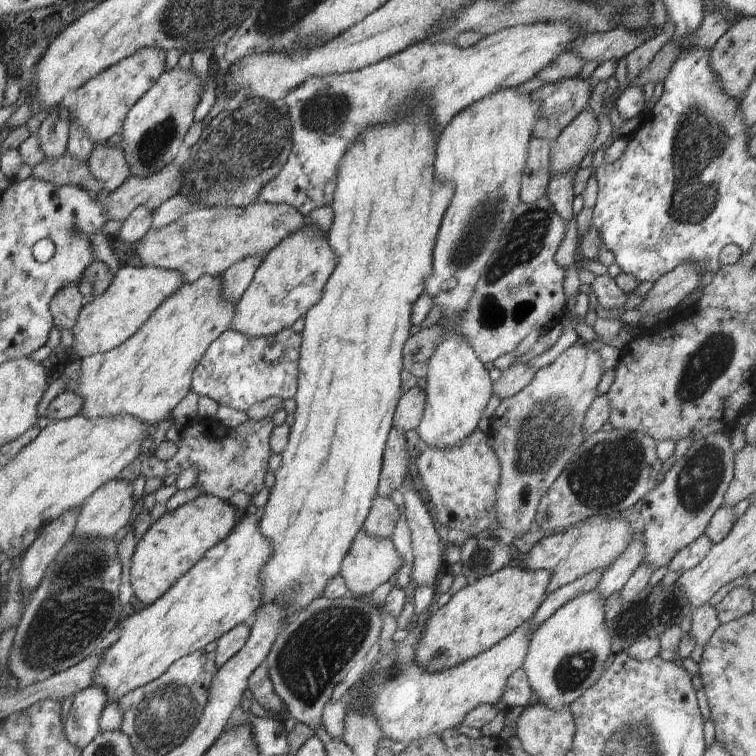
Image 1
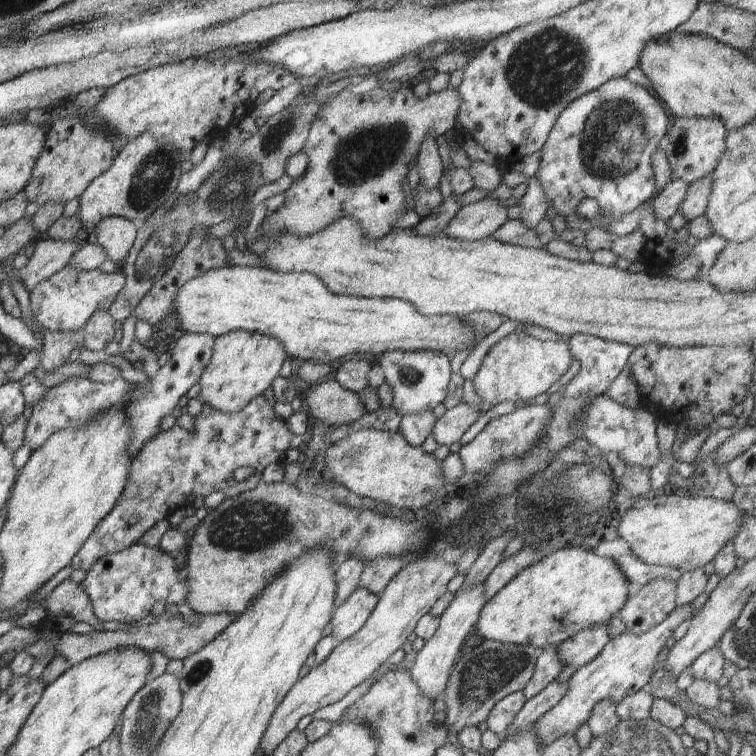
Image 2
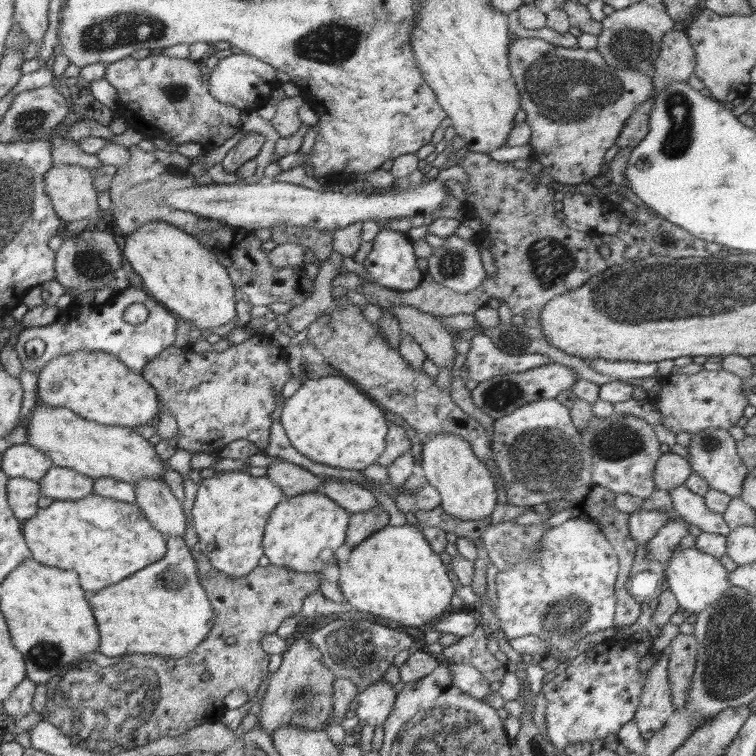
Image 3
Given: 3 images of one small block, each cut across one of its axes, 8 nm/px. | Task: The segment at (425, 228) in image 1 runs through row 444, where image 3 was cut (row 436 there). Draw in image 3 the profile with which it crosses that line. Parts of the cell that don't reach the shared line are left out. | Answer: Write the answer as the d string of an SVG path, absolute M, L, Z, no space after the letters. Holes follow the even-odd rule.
M332 375L309 379L285 401L280 416L284 433L300 454L314 462L361 471L376 463L386 449L389 426L385 411L372 404L368 396L345 377Z

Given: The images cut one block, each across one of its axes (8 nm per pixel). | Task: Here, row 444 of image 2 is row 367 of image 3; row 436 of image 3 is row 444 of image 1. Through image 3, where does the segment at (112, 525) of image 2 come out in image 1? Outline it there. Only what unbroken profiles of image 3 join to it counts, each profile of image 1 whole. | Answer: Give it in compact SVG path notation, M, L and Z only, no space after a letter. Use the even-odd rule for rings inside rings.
M196 418L188 422L178 445L178 452L171 460L162 461L156 457L156 452L144 452L128 464L116 480L132 482L138 476L150 478L164 478L170 475L180 475L190 467L196 467L197 487L202 495L213 495L221 500L228 501L236 492L246 492L248 496L256 496L264 488L266 472L269 470L268 460L273 455L270 449L270 438L274 431L273 418L262 420L248 419L236 428L227 428L220 425L214 418Z

